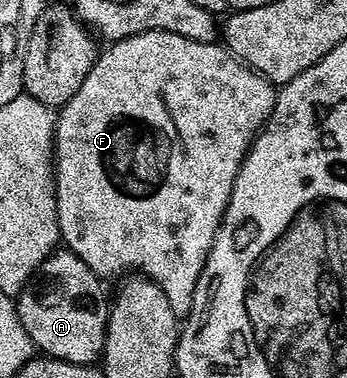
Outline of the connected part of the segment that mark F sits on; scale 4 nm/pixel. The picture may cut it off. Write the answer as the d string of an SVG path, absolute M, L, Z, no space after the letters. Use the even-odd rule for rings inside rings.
M145 31L127 39L115 39L110 47L101 52L98 60L92 65L88 77L84 77L84 85L72 93L72 97L57 112L54 125L54 188L56 189L56 217L58 218L58 234L65 250L76 253L92 273L96 273L103 281L117 280L119 277L137 273L150 279L160 289L164 289L164 297L168 297L168 305L179 317L190 314L194 286L204 269L204 261L212 249L214 234L222 220L224 209L232 197L232 185L236 181L236 173L244 161L244 157L254 144L254 138L268 121L274 108L276 98L275 84L269 83L264 76L235 59L225 46L217 42L201 43L188 37L180 37L167 31Z

